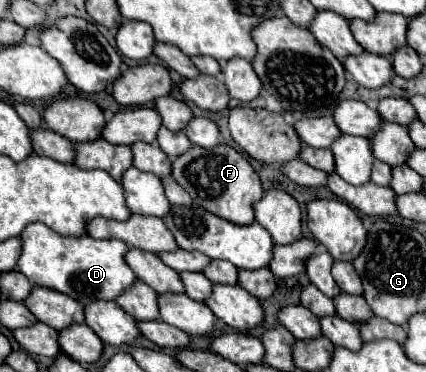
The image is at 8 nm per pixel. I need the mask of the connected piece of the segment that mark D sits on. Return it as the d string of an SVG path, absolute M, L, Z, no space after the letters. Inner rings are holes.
M28 224L24 232L20 234L22 240L22 254L18 260L18 270L34 284L34 286L46 286L52 290L58 290L80 304L88 304L94 298L96 300L116 300L122 290L134 284L136 276L132 274L130 266L124 262L124 254L128 246L122 240L96 240L90 236L82 236L80 240L72 240L72 236L60 236L58 232L52 232L44 224Z

